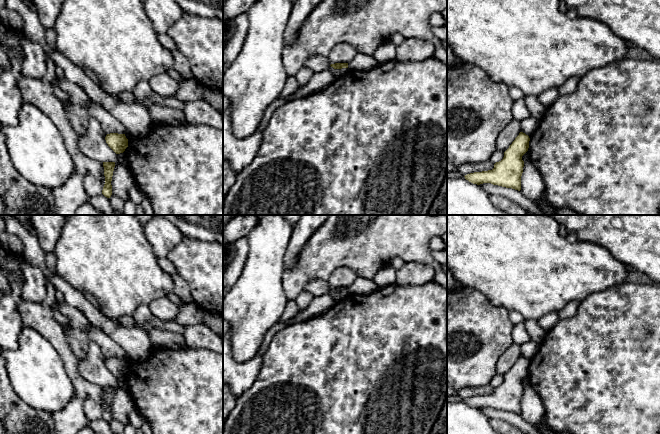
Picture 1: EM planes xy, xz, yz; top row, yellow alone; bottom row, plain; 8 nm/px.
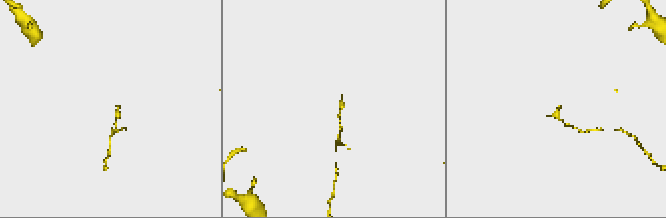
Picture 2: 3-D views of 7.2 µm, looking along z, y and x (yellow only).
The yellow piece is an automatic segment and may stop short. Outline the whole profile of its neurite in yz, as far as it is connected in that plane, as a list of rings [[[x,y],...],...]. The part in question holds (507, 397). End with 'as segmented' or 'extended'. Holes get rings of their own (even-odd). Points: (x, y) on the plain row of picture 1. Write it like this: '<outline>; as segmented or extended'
[[[520,356],[504,376],[503,383],[496,386],[492,394],[467,398],[465,403],[477,409],[491,407],[520,415],[524,391],[522,380],[528,375],[529,365],[529,360]]]; as segmented

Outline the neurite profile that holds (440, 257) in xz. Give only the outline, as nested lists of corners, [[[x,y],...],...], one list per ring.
[[[442,250],[442,251],[430,251],[431,252],[431,256],[433,257],[433,259],[439,263],[441,266],[446,265],[447,264],[447,250]]]

